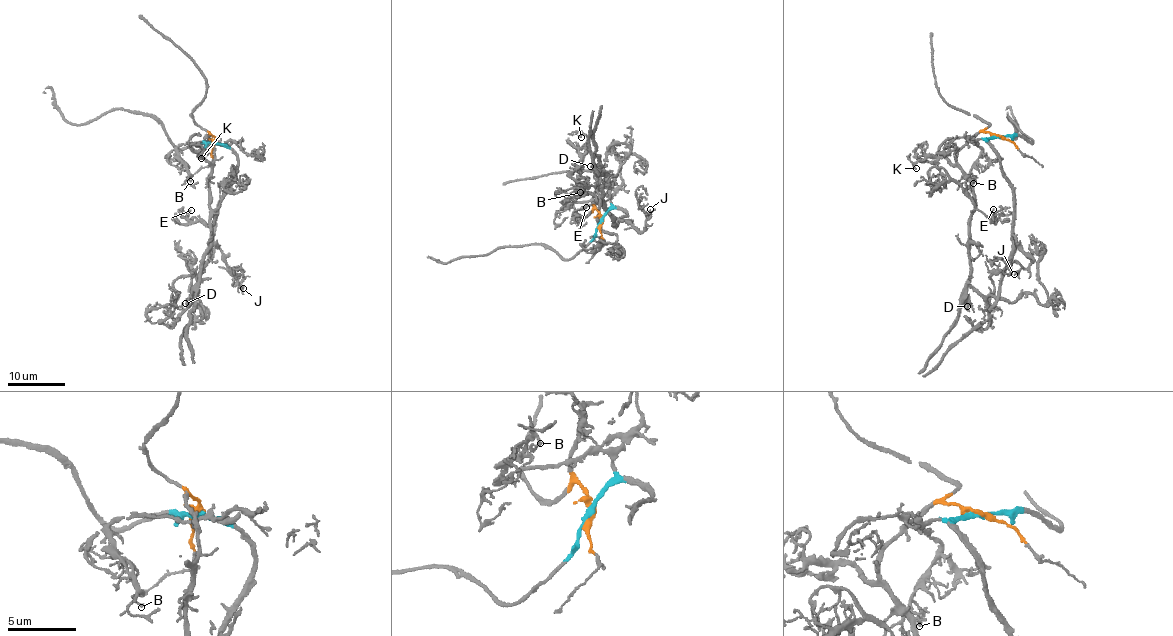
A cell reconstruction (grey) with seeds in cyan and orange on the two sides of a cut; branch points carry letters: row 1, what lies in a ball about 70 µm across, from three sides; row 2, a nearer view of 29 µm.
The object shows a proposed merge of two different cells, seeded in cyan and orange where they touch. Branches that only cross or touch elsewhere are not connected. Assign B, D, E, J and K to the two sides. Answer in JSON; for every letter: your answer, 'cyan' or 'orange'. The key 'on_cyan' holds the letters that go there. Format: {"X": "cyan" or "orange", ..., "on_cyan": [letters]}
{"B": "cyan", "D": "orange", "E": "orange", "J": "cyan", "K": "orange", "on_cyan": ["B", "J"]}

